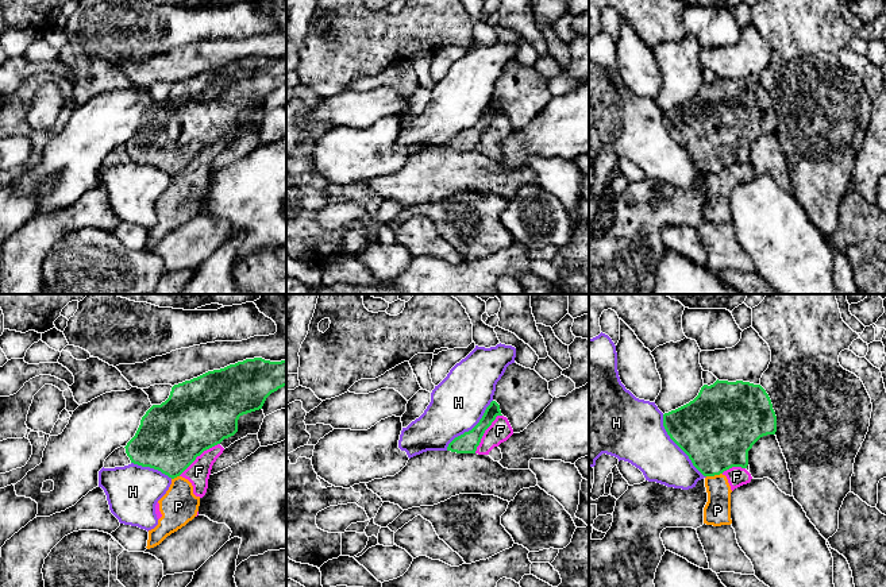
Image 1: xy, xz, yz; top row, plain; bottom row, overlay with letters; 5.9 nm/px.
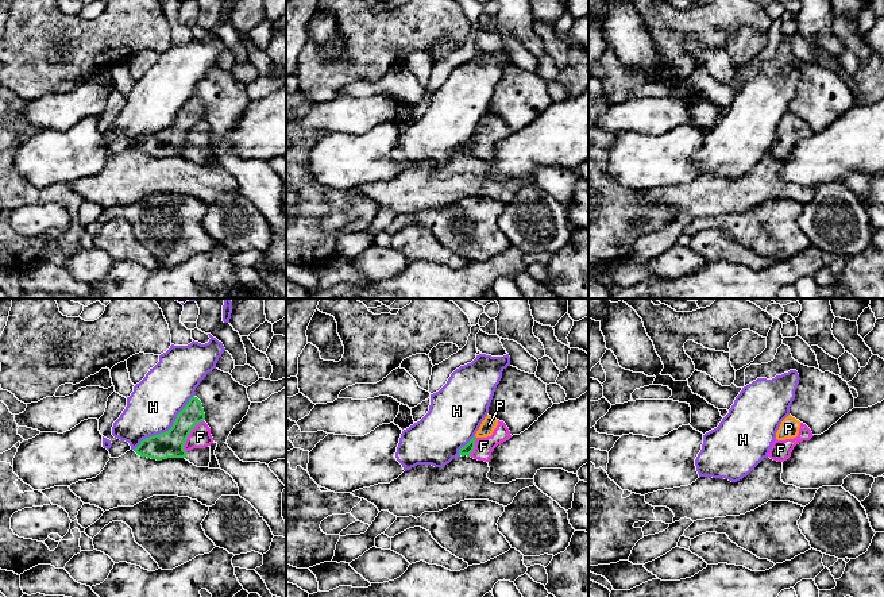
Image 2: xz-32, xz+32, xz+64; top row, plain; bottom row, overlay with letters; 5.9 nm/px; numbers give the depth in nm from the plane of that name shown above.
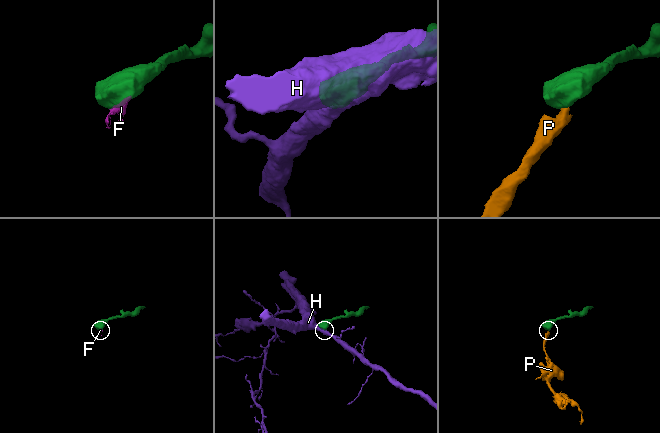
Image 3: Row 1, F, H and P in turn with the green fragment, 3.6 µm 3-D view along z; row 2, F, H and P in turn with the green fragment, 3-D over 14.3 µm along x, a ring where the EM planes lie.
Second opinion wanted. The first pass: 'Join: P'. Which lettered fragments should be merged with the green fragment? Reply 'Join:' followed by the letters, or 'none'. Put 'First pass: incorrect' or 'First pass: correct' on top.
First pass: incorrect
Join: none

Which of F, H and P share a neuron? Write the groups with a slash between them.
F P / H

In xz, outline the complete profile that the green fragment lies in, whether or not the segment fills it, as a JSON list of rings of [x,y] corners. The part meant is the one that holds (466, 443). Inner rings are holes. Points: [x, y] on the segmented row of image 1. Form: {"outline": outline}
{"outline": [[[492,401],[479,422],[471,430],[455,437],[448,444],[447,451],[457,453],[475,453],[485,430],[492,425],[497,416],[502,416],[500,405],[496,401]]]}

